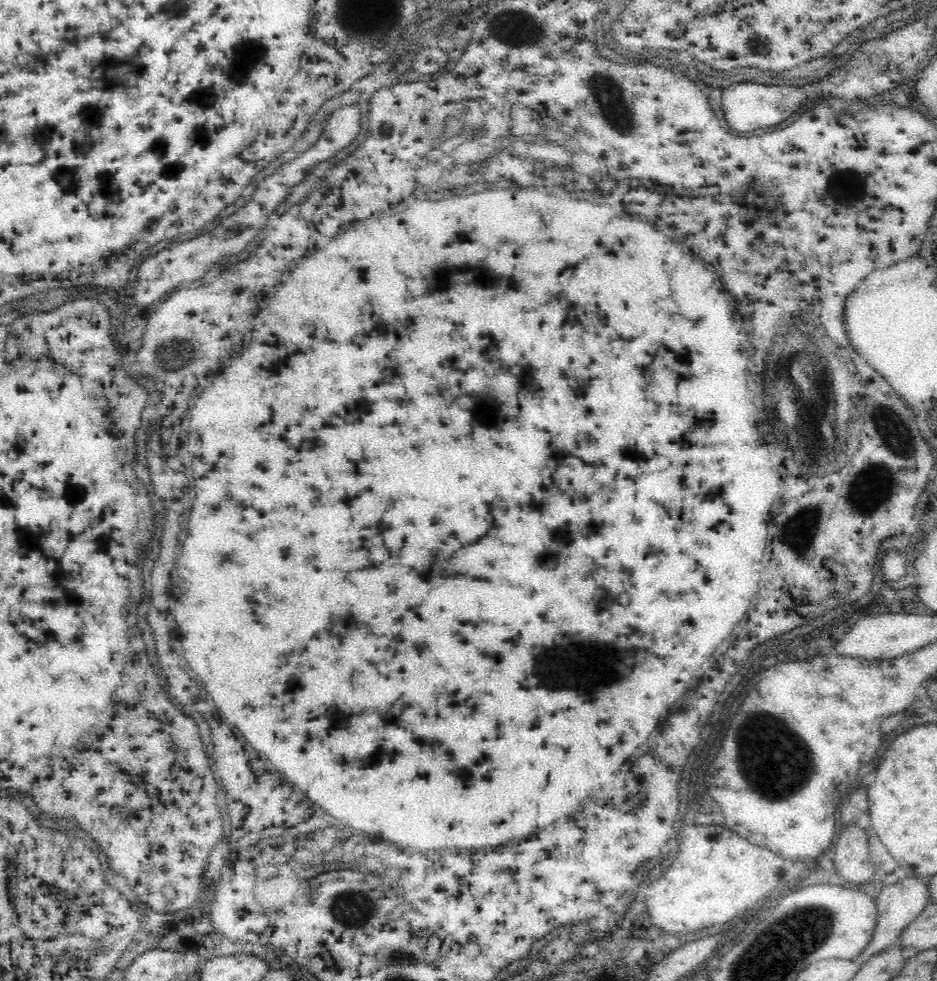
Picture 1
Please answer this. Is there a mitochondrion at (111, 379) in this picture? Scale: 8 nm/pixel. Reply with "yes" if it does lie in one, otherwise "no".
no

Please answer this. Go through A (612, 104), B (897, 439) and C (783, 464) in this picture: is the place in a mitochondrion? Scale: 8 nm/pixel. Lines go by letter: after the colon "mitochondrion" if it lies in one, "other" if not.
A: mitochondrion
B: mitochondrion
C: other

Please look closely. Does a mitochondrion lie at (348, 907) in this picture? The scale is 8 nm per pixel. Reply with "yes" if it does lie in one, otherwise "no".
yes

